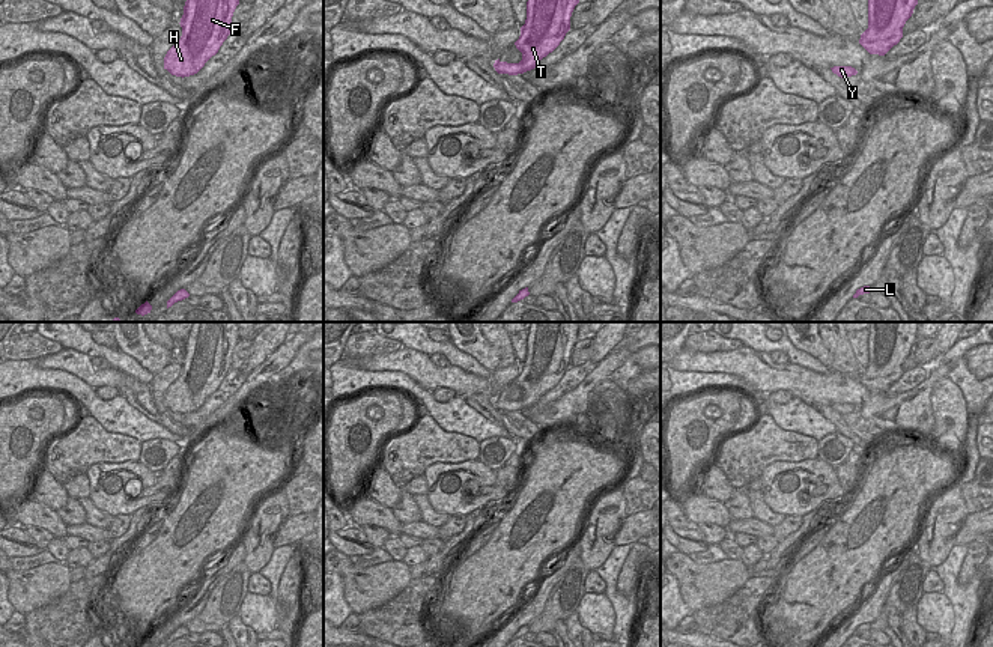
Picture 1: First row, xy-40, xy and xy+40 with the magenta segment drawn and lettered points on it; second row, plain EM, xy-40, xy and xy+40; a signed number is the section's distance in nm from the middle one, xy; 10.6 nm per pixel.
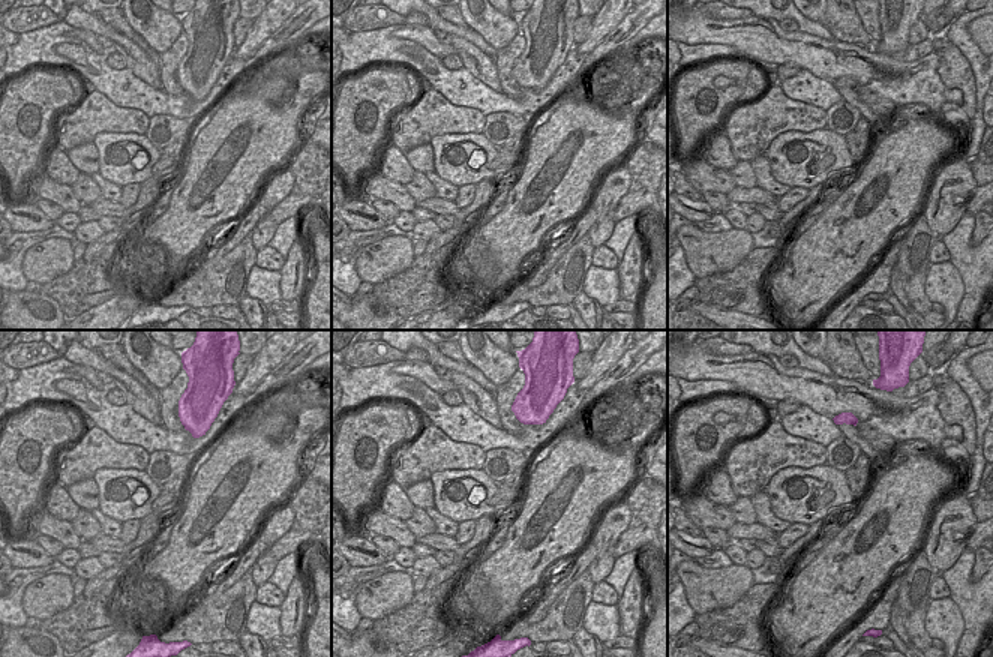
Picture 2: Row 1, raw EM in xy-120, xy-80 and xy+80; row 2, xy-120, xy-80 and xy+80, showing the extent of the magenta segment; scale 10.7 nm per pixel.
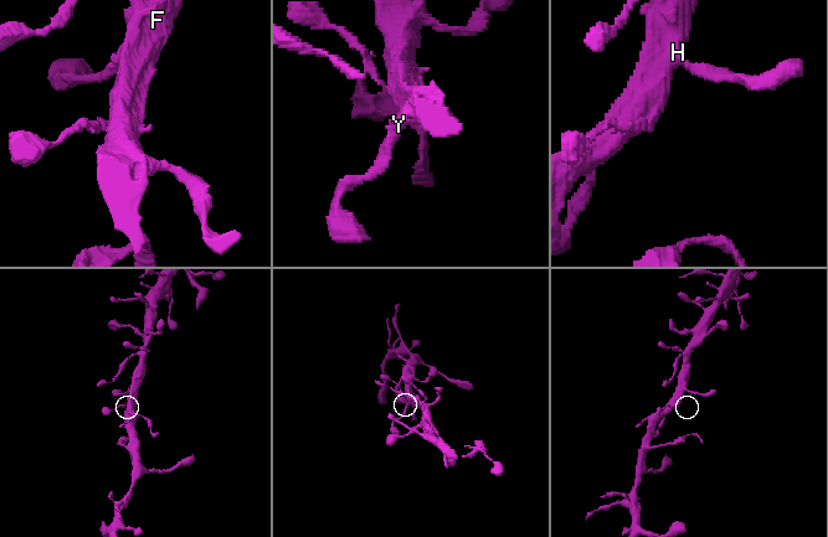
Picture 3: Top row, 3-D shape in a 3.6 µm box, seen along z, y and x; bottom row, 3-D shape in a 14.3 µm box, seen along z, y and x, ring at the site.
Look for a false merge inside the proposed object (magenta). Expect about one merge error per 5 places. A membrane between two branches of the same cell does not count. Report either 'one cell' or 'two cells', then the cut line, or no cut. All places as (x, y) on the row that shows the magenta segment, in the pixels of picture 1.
one cell | no cut

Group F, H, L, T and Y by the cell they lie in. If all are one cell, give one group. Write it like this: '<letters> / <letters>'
F H L T Y

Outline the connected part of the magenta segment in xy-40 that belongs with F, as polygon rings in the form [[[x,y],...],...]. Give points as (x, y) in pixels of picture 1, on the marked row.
[[[187,0],[181,18],[182,36],[167,51],[164,69],[176,77],[197,74],[232,33],[239,0]]]

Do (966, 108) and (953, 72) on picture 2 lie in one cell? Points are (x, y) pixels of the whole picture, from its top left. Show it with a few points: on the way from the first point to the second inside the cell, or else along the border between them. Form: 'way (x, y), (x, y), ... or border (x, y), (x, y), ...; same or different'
way (968, 99), (968, 87), (962, 81); same

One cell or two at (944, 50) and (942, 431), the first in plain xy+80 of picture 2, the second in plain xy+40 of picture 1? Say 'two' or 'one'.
one

